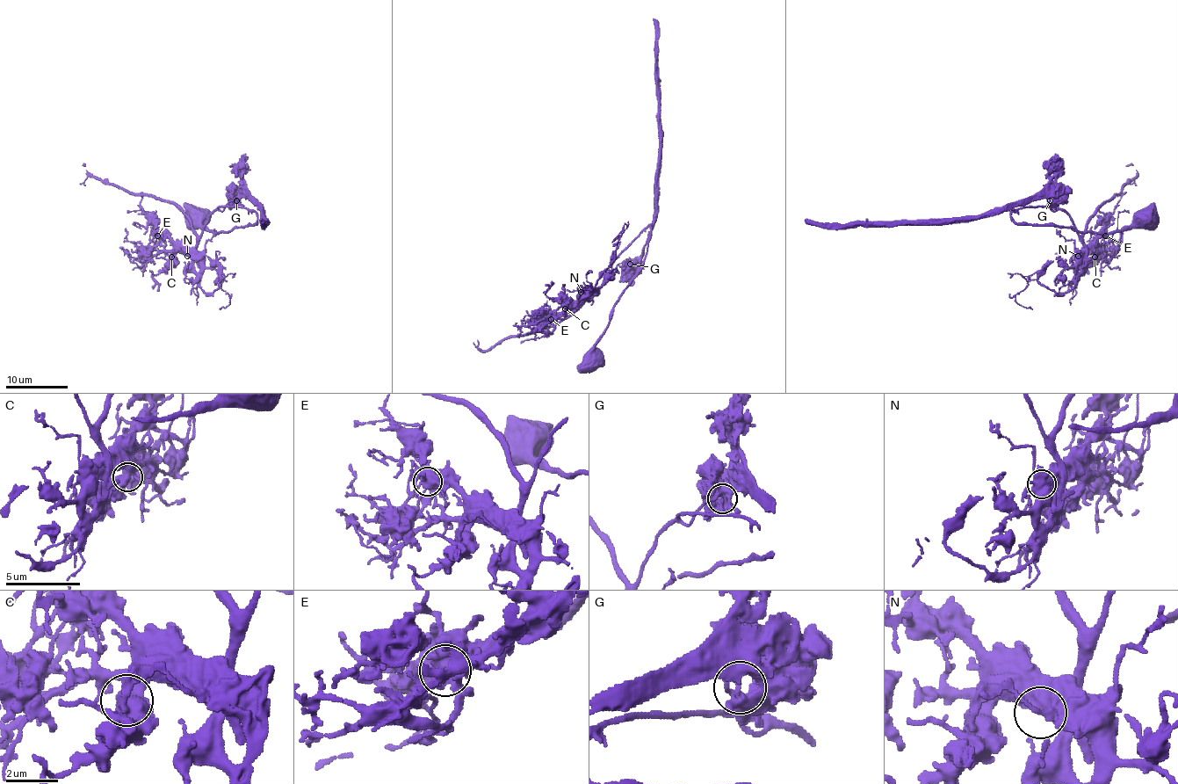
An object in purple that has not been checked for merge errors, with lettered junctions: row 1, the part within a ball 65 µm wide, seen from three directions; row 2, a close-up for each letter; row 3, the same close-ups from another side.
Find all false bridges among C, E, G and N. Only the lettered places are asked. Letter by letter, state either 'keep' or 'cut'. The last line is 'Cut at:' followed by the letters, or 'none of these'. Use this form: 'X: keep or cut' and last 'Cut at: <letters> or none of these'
C: keep
E: keep
G: cut
N: keep
Cut at: G

